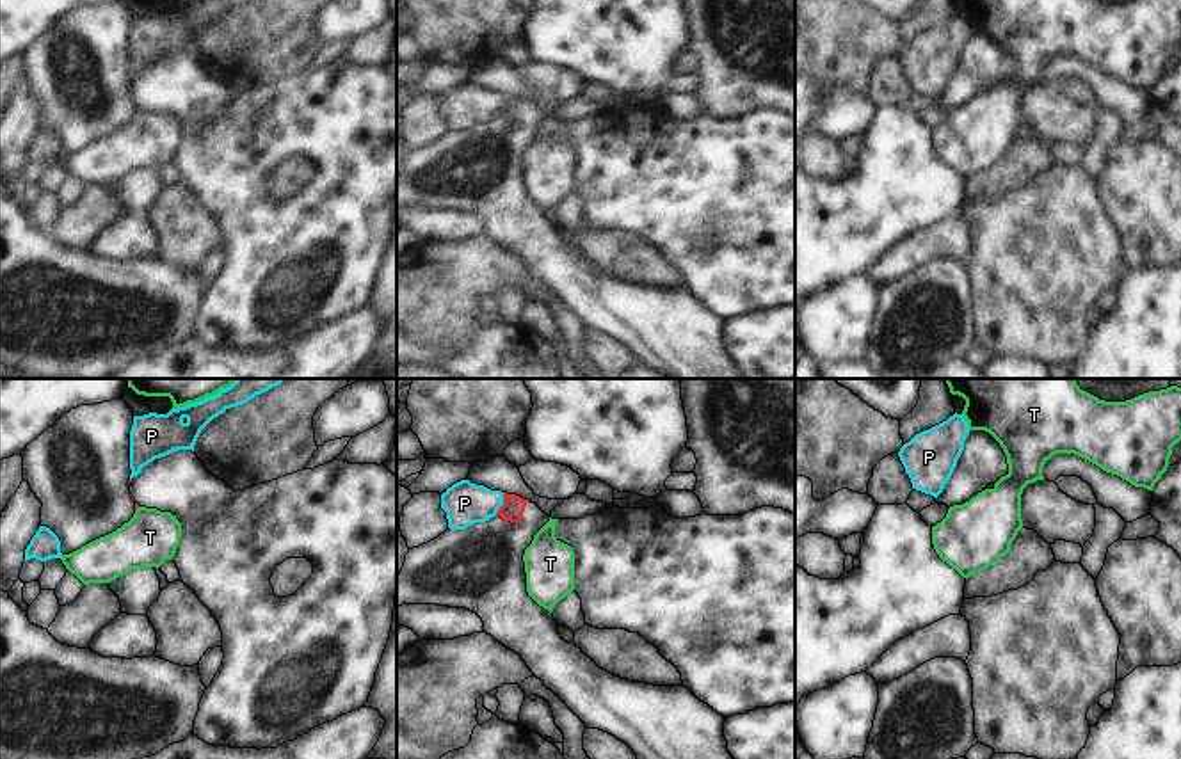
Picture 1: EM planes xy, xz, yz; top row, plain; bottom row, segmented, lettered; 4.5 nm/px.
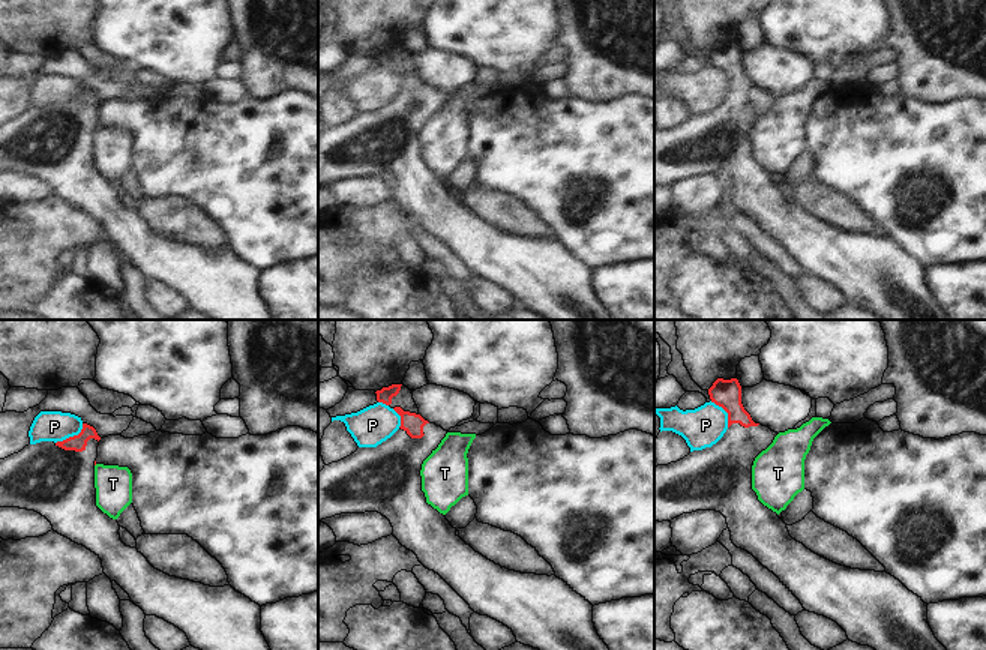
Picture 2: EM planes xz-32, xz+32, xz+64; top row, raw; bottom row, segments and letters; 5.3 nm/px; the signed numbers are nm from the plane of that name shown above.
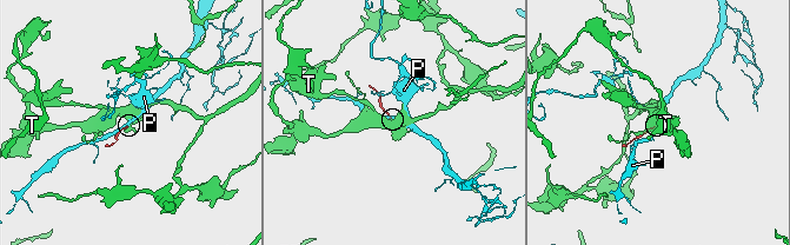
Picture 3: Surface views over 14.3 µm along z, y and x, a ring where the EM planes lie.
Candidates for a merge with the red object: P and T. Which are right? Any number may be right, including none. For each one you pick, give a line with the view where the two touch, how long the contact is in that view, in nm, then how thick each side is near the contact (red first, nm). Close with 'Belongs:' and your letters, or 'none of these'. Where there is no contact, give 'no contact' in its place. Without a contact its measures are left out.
Belongs: none of these

